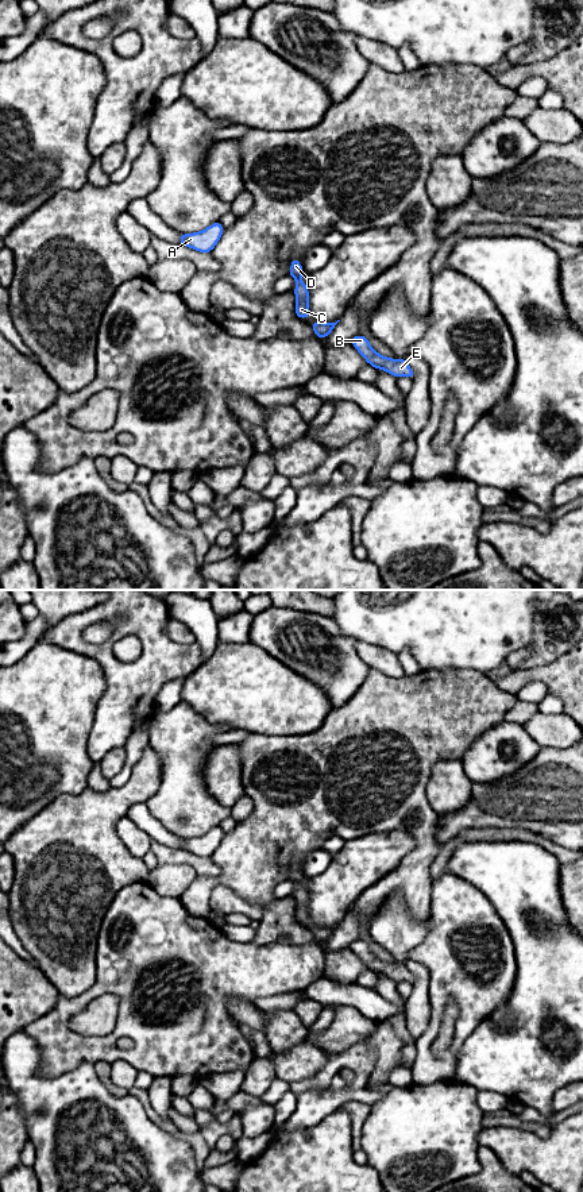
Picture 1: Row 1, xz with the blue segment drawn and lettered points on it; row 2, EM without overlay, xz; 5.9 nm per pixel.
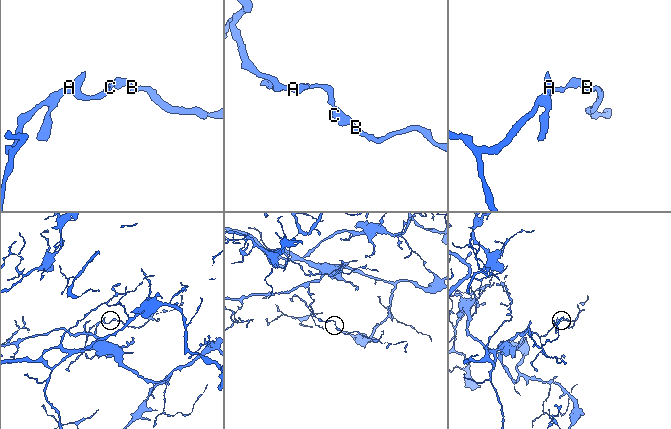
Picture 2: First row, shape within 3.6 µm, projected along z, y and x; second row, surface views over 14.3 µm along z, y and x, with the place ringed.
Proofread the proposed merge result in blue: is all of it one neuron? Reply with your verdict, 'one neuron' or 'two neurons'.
one neuron

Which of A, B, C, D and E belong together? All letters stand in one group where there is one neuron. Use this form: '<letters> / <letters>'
A B C D E

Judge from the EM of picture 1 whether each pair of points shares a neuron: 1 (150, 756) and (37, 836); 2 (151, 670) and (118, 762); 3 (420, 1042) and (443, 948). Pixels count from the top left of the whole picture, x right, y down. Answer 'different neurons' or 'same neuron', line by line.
1: same neuron
2: different neurons
3: same neuron

